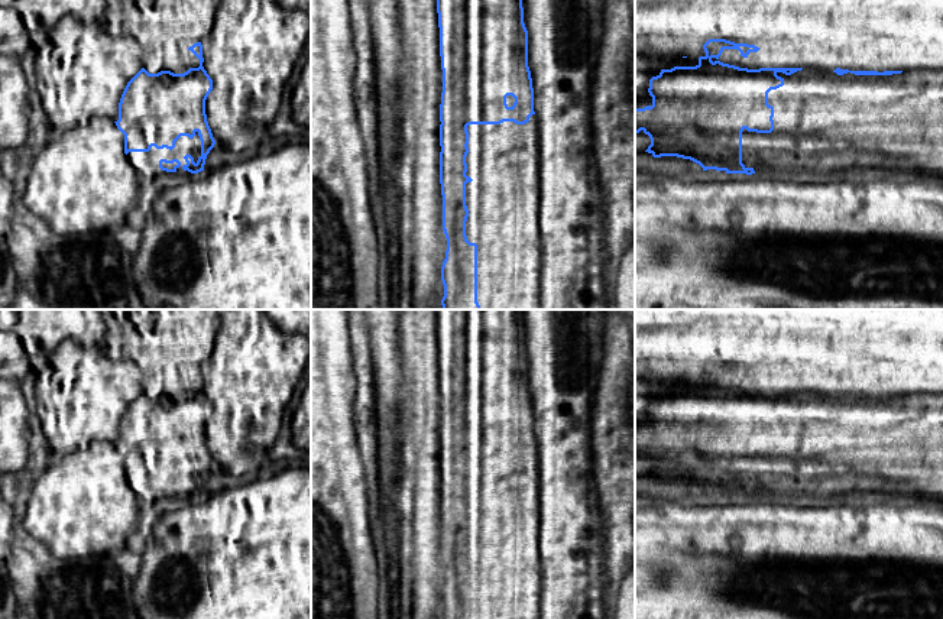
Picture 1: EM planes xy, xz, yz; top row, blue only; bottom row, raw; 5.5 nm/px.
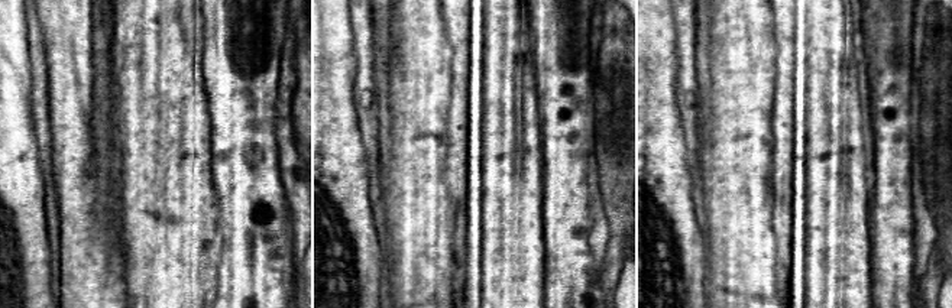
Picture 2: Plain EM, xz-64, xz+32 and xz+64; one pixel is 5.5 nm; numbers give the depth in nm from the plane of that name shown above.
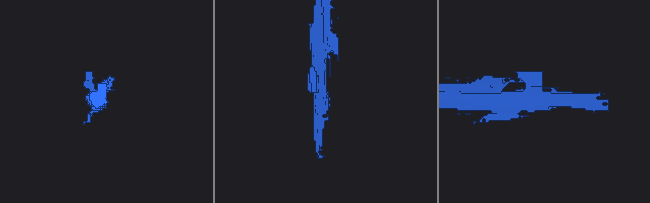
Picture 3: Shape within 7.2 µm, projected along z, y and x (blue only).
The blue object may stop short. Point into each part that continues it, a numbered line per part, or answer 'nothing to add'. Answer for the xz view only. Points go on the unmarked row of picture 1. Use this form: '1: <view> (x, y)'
1: xz (504, 521)

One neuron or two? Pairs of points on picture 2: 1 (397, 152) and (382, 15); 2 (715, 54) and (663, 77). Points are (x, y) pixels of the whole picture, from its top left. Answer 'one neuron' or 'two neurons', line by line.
1: two neurons
2: two neurons

